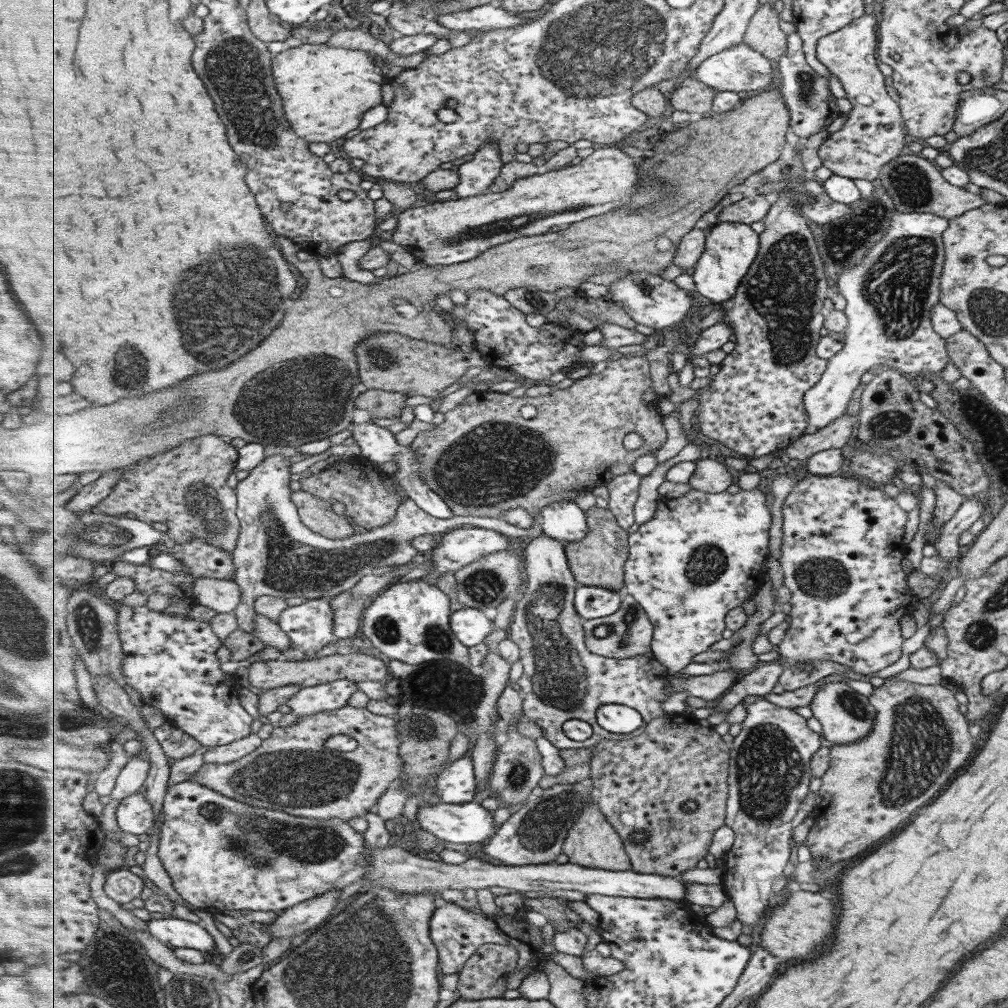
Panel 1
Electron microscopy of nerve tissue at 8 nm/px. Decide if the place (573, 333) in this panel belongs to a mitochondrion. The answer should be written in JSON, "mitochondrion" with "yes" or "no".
{"mitochondrion":"no"}

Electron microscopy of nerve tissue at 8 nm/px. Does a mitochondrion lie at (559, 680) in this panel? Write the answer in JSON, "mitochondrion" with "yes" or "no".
{"mitochondrion":"yes"}

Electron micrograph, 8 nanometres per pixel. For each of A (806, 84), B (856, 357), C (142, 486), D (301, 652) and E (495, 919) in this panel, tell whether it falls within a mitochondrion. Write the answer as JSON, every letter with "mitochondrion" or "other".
{"A":"mitochondrion","B":"other","C":"other","D":"other","E":"other"}

